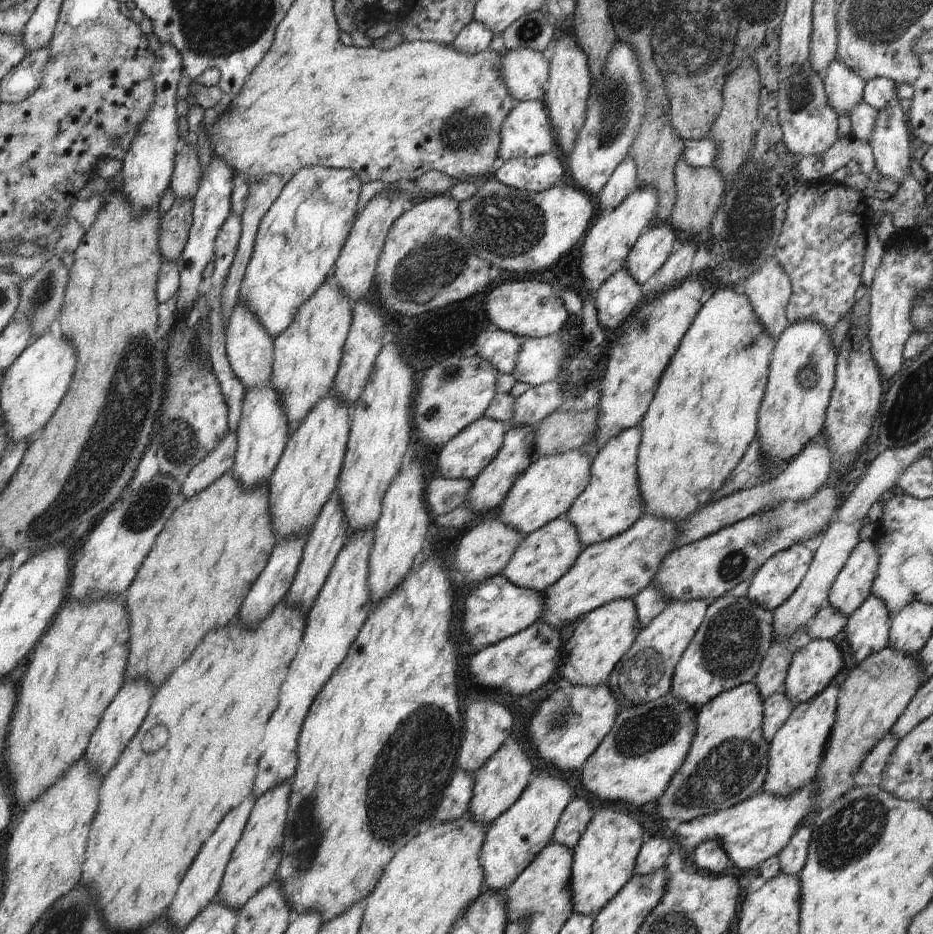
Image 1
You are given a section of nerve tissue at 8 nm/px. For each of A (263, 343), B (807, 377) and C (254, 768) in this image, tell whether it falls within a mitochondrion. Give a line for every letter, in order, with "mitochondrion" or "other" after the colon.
A: other
B: mitochondrion
C: other

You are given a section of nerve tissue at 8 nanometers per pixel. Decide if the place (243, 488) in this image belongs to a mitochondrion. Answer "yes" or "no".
no

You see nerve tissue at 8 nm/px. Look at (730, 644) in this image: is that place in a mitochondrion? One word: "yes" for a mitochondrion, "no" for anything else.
yes

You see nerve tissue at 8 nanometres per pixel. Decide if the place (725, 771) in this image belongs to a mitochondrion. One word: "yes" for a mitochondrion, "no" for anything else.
yes

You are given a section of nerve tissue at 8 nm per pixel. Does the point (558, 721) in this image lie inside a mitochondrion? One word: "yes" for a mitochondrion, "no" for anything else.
yes

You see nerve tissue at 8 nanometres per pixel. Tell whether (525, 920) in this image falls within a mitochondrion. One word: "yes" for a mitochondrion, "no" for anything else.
yes

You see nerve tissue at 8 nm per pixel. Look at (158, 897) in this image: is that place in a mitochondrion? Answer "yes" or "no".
no

